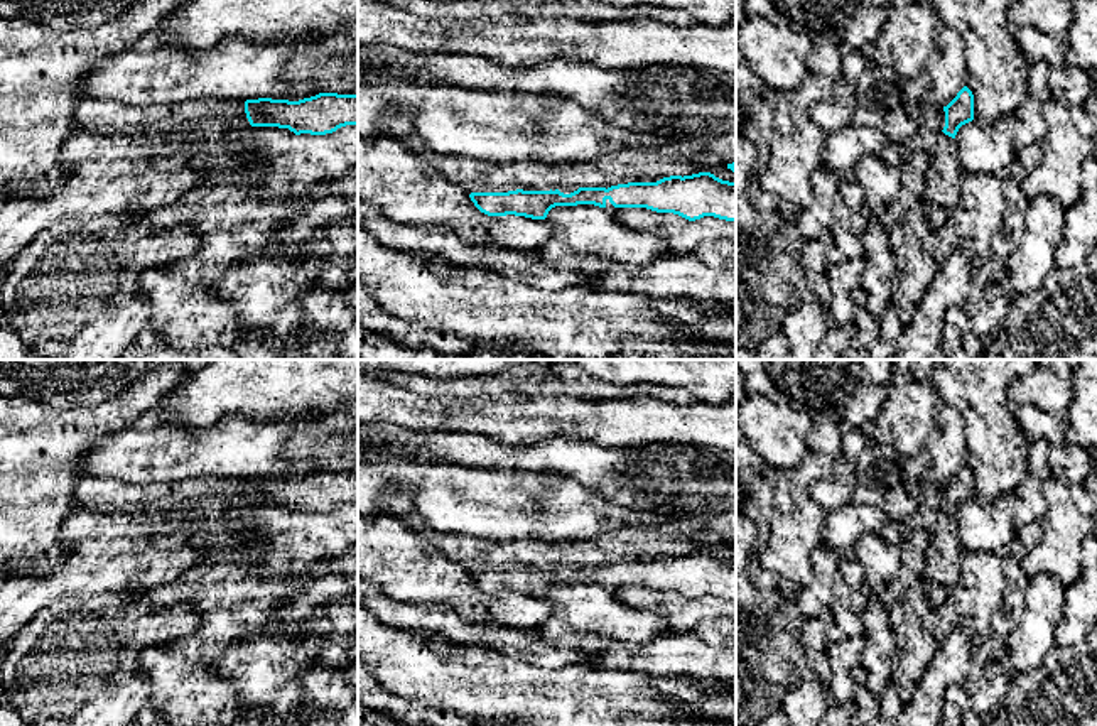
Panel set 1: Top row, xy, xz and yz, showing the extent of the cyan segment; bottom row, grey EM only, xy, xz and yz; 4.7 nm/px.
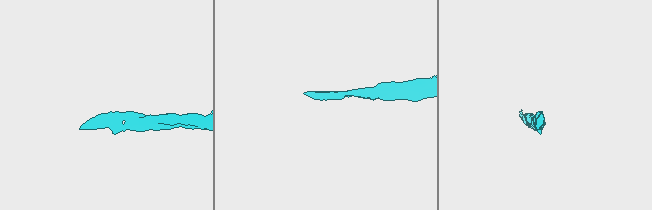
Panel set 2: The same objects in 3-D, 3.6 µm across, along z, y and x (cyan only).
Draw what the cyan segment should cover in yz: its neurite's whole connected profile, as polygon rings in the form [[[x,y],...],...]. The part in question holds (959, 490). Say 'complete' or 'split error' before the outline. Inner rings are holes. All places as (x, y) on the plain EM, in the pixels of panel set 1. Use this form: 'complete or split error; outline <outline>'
split error; outline [[[964,464],[957,474],[943,485],[945,505],[937,513],[925,559],[915,567],[923,581],[943,584],[952,589],[960,577],[962,545],[957,537],[955,513],[959,507],[974,498],[974,473]]]

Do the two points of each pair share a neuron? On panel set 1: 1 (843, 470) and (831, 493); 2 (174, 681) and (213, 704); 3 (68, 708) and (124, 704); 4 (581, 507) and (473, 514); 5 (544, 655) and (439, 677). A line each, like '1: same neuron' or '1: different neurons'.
1: same neuron
2: same neuron
3: same neuron
4: same neuron
5: different neurons

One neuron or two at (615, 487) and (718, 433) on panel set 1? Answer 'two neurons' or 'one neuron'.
two neurons

